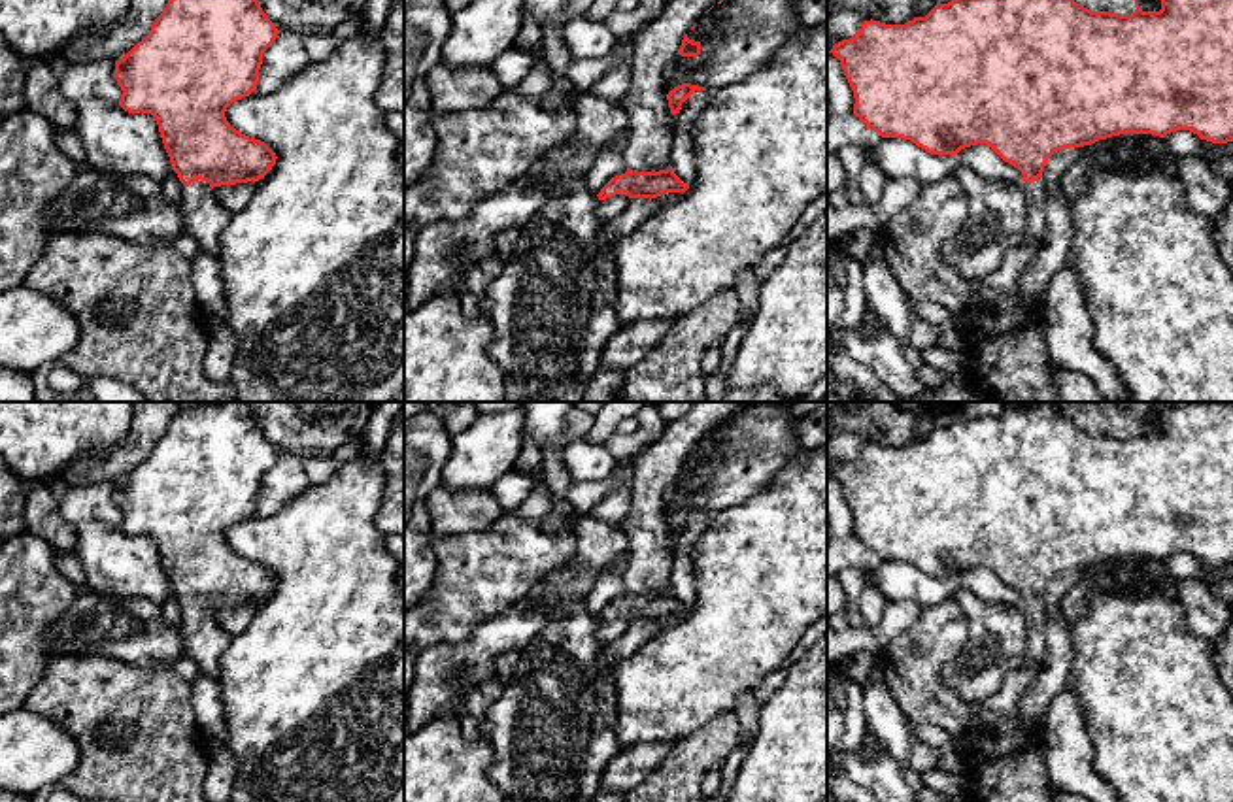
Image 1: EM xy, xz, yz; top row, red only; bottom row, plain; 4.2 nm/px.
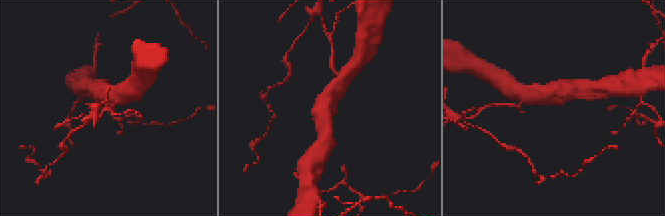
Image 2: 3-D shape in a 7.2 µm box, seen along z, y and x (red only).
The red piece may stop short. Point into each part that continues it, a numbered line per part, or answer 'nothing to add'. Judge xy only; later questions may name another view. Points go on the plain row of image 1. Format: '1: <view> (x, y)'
1: xy (202, 642)

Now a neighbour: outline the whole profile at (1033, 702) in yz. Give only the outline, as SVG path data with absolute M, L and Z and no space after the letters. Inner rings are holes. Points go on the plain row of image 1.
M1089 568L1069 570L1054 576L1042 594L1040 611L1044 613L1046 659L1039 677L1020 694L1016 711L1022 727L1046 715L1054 696L1065 689L1074 662L1071 625L1061 615L1063 596L1089 577Z

